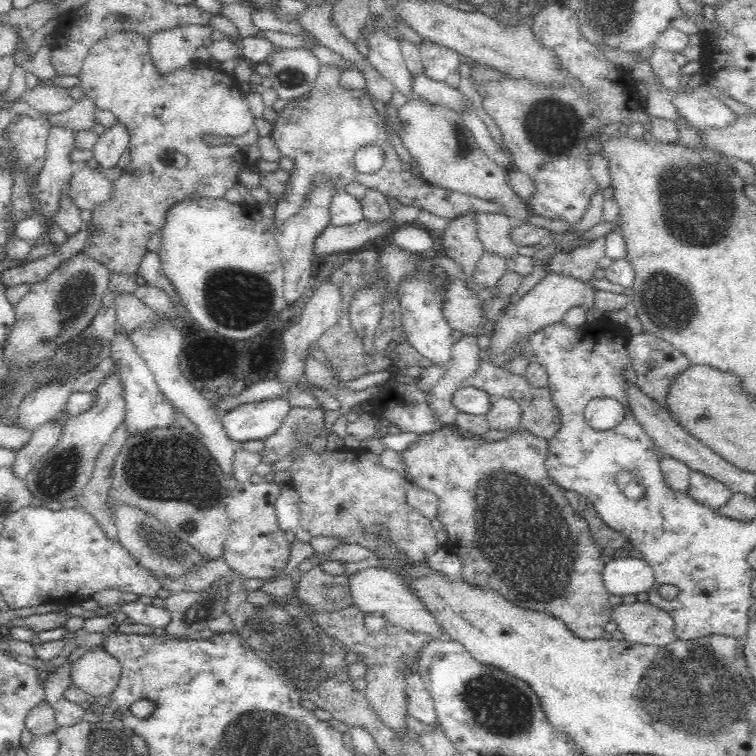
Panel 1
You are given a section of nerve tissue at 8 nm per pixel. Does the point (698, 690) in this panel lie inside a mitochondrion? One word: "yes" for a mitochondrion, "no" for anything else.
yes

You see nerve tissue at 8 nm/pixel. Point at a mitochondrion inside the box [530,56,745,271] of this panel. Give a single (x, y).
(699, 206)

